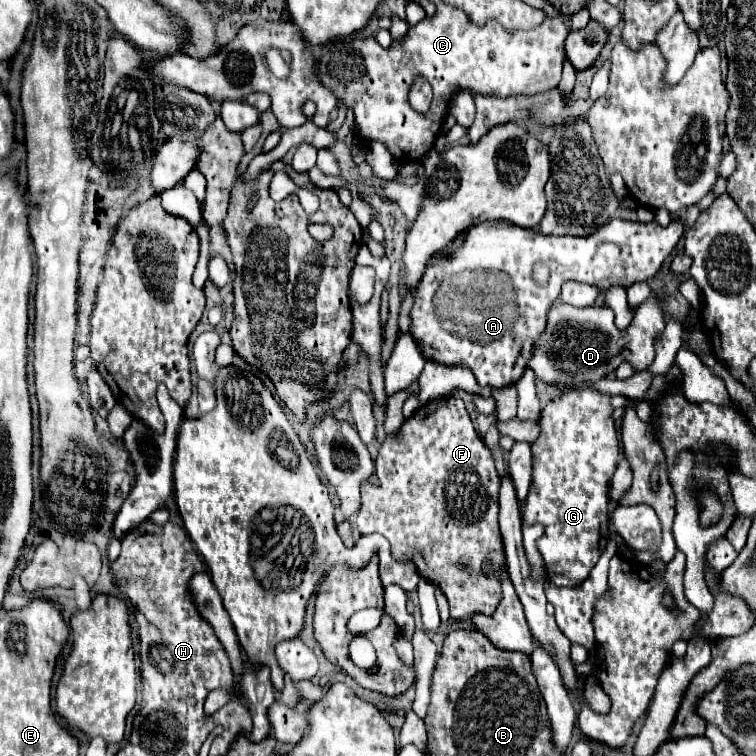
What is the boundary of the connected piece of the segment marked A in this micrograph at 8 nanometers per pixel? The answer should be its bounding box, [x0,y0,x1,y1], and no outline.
[412,220,684,386]

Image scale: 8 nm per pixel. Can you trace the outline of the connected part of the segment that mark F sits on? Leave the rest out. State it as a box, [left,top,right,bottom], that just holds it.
[358,396,506,620]

